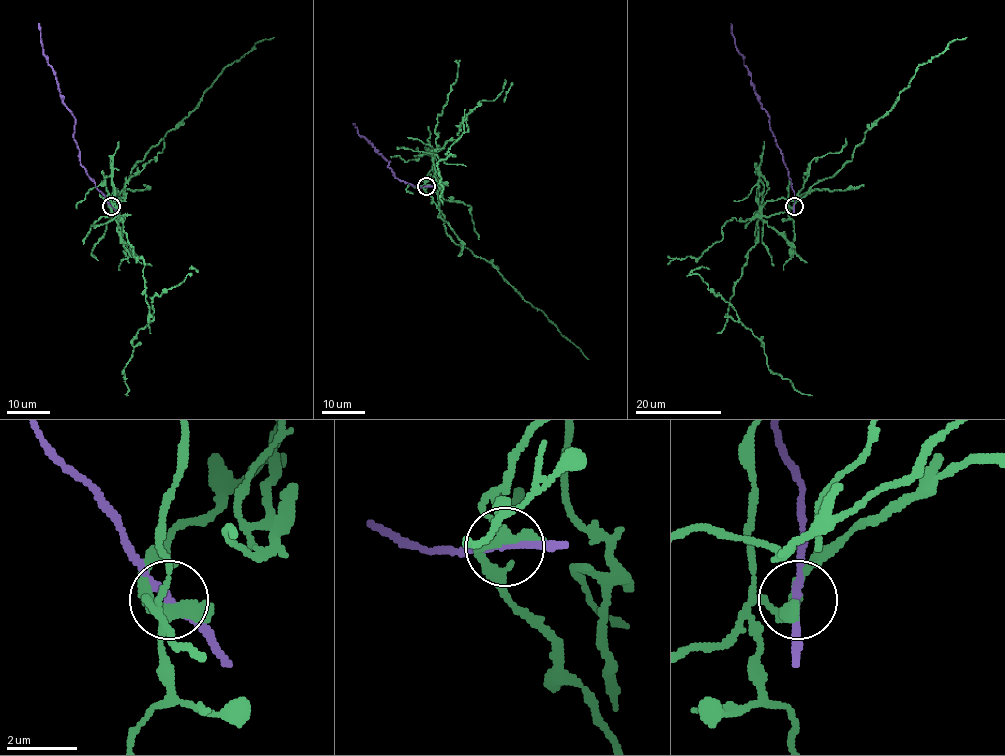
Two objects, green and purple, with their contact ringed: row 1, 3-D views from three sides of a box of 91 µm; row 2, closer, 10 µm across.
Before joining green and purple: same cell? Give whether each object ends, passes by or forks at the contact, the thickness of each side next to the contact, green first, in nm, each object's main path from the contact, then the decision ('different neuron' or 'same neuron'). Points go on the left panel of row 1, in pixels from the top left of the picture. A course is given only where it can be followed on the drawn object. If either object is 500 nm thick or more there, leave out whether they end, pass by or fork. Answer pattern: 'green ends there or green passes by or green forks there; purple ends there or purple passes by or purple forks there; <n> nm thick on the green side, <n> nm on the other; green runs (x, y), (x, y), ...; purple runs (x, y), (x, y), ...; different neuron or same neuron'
green passes by; purple passes by; 360 nm thick on the green side, 190 nm on the other; green runs (111, 207), (120, 216), (118, 198), (124, 199), (131, 168), (196, 108), (219, 74), (259, 41), (274, 37); purple runs (111, 207), (80, 163), (73, 138), (75, 117), (62, 100), (55, 71), (43, 53), (38, 23); different neuron

